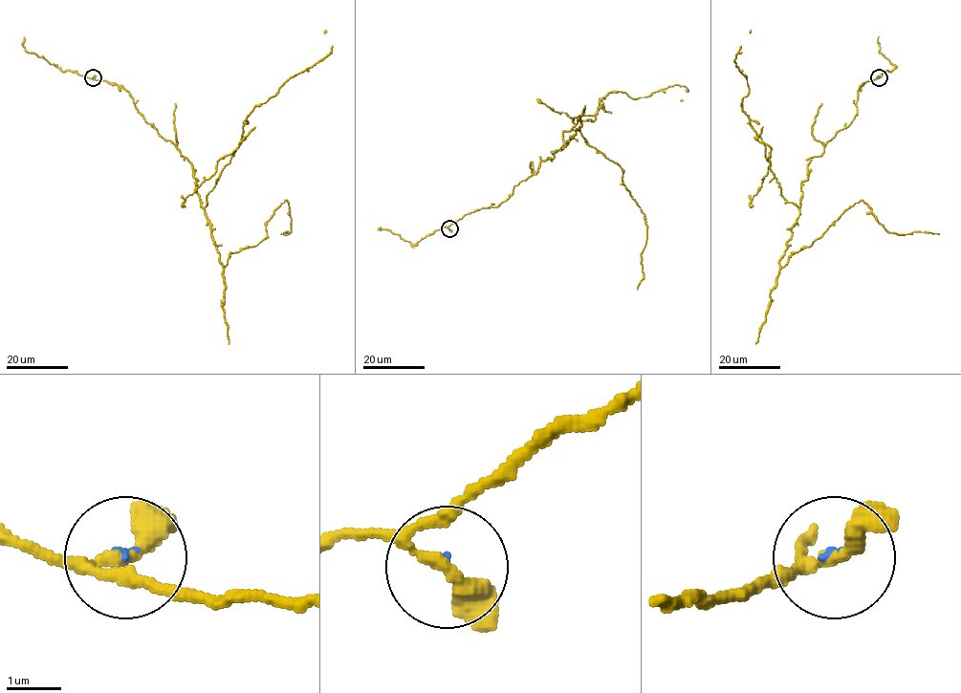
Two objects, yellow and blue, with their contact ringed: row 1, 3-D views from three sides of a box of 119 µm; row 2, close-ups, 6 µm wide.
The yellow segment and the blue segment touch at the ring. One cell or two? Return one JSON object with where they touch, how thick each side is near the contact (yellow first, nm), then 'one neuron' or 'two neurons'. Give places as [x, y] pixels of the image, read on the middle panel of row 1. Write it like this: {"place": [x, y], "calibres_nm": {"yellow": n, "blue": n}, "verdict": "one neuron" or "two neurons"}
{"place": [449, 228], "calibres_nm": {"yellow": 240, "blue": 70}, "verdict": "two neurons"}

